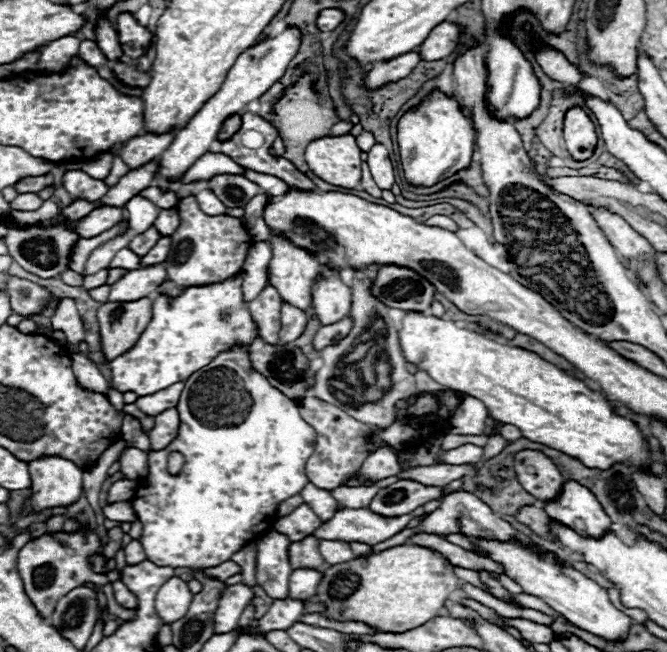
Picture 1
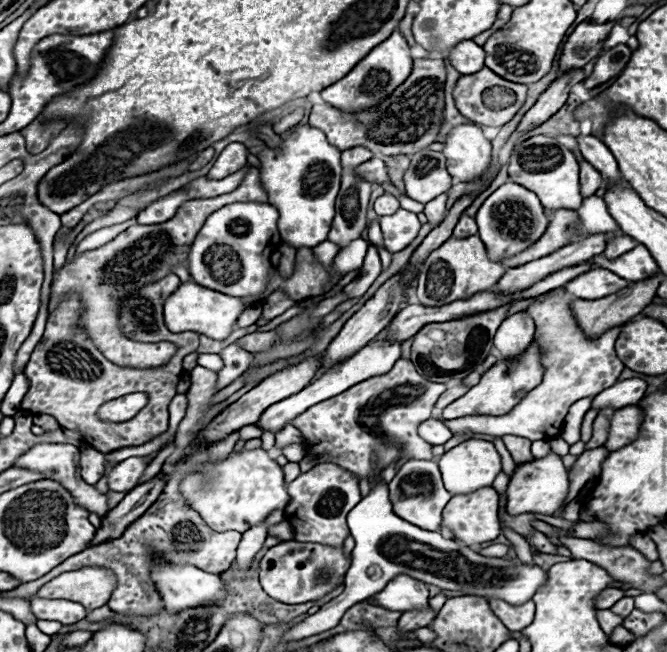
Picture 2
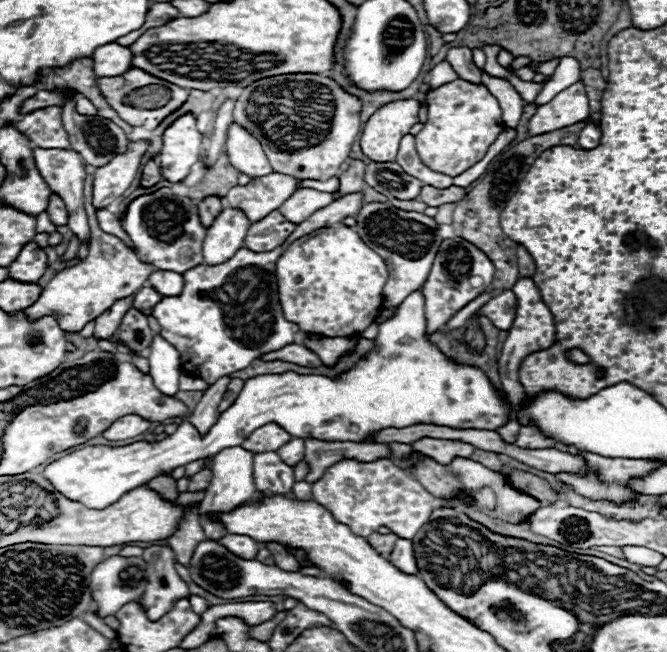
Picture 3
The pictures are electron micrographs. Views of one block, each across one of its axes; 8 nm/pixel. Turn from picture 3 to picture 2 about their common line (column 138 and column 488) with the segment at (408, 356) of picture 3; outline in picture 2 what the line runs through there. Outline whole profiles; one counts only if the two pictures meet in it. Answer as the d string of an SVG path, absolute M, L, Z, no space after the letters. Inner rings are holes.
M472 438L444 452L438 466L448 492L468 494L492 486L502 462L492 442Z

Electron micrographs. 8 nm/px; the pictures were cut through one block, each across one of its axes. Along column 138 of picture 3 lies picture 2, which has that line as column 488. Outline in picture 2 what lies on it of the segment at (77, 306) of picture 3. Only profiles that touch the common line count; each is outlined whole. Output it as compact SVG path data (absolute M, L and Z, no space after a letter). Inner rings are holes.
M452 236L424 260L420 274L416 278L418 282L416 296L420 304L450 304L452 300L460 300L464 296L490 290L504 272L506 272L504 266L496 266L494 262L488 262L486 248L478 236L468 236L468 238Z

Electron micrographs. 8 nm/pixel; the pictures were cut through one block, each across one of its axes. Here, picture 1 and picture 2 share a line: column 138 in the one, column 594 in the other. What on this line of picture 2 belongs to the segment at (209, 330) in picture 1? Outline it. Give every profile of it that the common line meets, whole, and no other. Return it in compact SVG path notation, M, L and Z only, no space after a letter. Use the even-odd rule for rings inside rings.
M554 288L554 290L550 290L548 292L548 296L546 298L542 298L542 300L536 300L536 302L532 302L528 308L524 308L522 312L528 312L528 316L534 320L534 326L536 326L536 334L534 334L534 338L536 338L536 344L538 344L538 348L540 348L540 354L542 354L542 366L544 366L544 378L542 378L542 384L540 386L536 386L534 390L530 390L518 404L516 404L516 408L510 412L510 414L504 414L504 416L464 416L464 420L444 420L444 424L448 424L448 428L452 428L452 432L454 434L462 434L462 432L474 432L474 434L490 434L490 436L506 436L506 434L514 434L514 436L522 436L522 438L528 438L528 440L546 440L546 438L556 438L558 434L560 434L560 430L562 430L562 426L564 426L564 418L566 418L566 414L568 414L568 408L576 402L576 400L580 400L580 398L590 398L590 396L596 396L596 394L600 394L602 390L606 390L606 388L610 388L612 384L616 384L618 382L618 376L622 374L622 370L626 368L624 366L624 362L616 356L616 352L614 352L614 342L616 342L616 338L618 338L618 334L620 334L620 328L624 326L624 324L620 324L620 326L614 326L614 328L610 328L610 330L606 330L604 334L600 334L600 336L596 336L596 338L586 338L584 336L584 332L580 330L580 326L576 324L576 318L574 318L574 314L572 314L572 310L570 310L570 296L568 294L564 294L562 292L562 288Z

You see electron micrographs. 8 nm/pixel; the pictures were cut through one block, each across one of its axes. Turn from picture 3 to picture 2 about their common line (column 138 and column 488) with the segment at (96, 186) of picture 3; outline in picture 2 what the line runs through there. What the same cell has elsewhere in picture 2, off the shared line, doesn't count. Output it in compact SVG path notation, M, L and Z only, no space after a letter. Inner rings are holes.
M460 124L446 134L442 152L450 176L458 182L468 182L490 168L492 144L482 136L478 124Z

